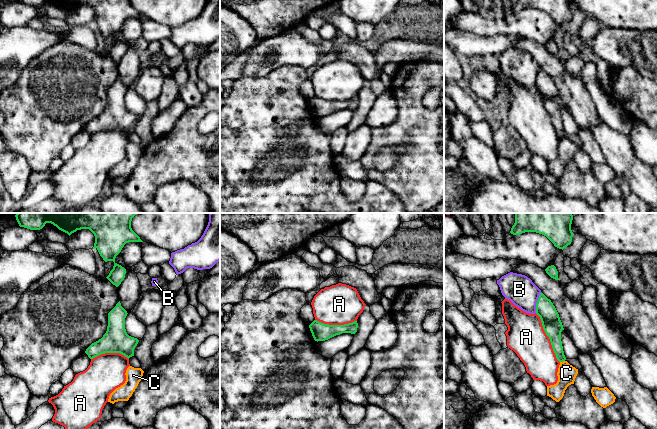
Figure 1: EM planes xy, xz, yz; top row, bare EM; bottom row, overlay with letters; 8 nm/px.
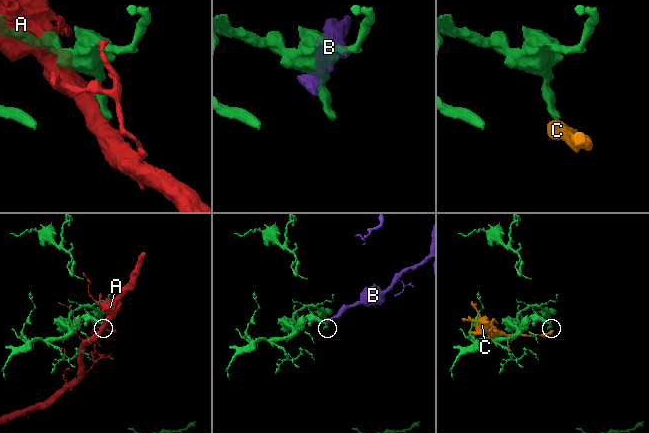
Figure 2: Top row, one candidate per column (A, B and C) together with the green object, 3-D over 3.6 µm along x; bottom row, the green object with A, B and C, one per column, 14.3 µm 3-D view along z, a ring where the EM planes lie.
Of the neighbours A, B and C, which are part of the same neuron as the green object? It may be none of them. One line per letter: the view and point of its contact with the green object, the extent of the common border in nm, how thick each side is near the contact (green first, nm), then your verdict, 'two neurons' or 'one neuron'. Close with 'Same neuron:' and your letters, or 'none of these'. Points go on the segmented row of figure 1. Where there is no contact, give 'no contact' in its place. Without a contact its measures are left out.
A: yz (549, 338) | 440 nm | 160/300 nm | two neurons
B: yz (537, 302) | 180 nm | 160/240 nm | two neurons
C: yz (562, 361) | 40 nm | 110/150 nm | two neurons
Same neuron: none of these

